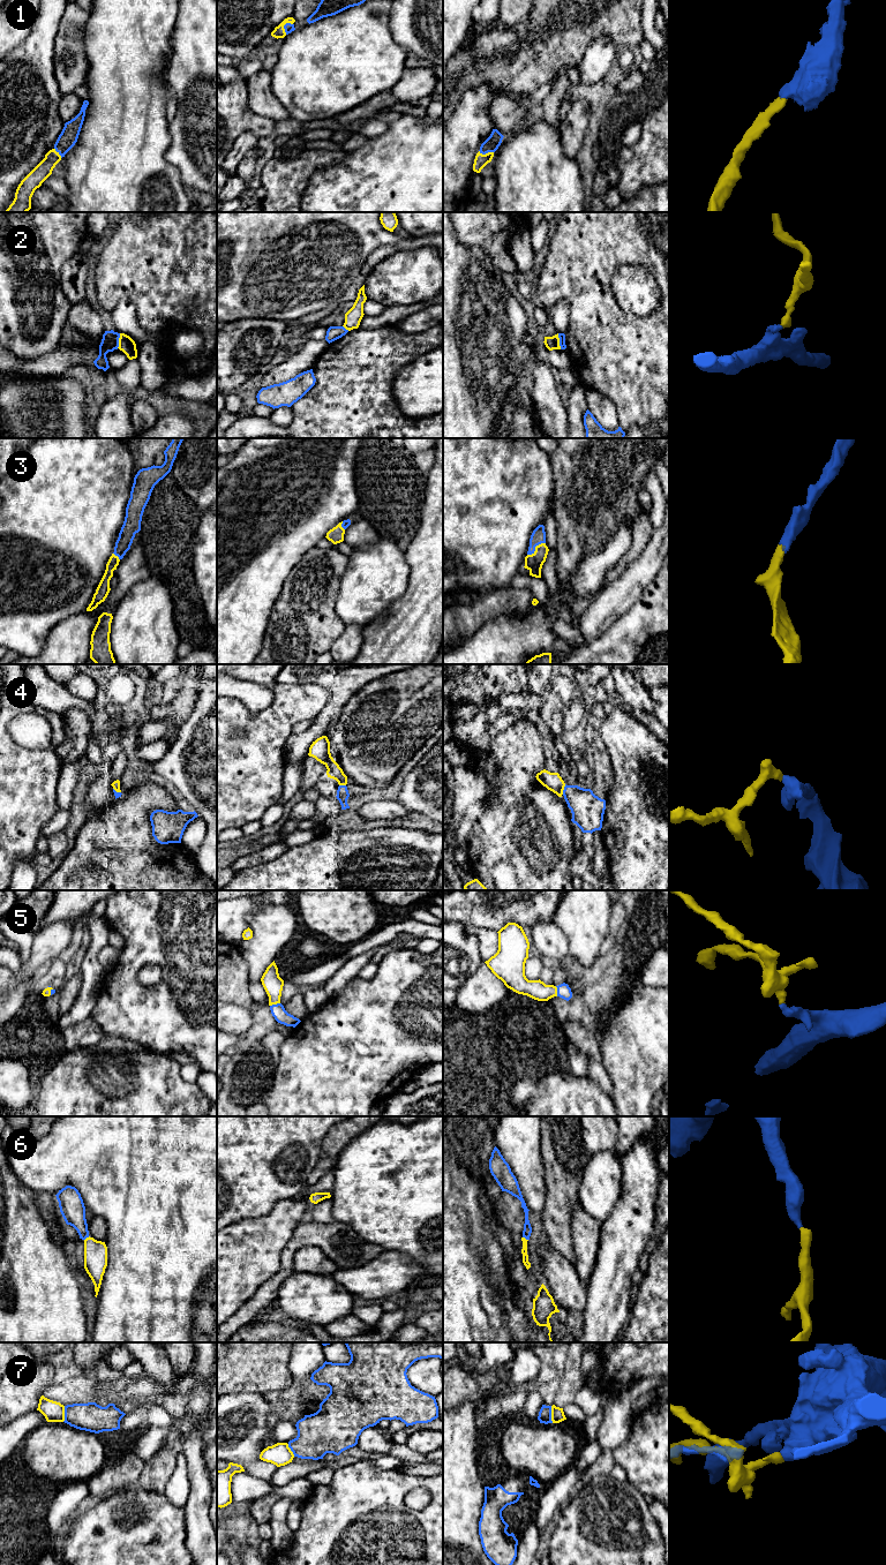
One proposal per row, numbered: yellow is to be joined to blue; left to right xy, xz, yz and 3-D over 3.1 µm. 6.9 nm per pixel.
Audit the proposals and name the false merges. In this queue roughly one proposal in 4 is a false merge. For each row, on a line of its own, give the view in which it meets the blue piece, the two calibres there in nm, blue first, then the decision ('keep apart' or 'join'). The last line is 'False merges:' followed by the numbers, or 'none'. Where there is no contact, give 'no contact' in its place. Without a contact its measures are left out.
1: contact in xz; calibres 70 and 80 nm; join
2: contact in yz; calibres 50 and 100 nm; keep apart
3: contact in yz; calibres 100 and 120 nm; join
4: contact in yz; calibres 220 and 120 nm; join
5: contact in xz; calibres 100 and 140 nm; join
6: contact in yz; calibres 60 and 50 nm; join
7: contact in yz; calibres 100 and 100 nm; keep apart
False merges: 2, 7

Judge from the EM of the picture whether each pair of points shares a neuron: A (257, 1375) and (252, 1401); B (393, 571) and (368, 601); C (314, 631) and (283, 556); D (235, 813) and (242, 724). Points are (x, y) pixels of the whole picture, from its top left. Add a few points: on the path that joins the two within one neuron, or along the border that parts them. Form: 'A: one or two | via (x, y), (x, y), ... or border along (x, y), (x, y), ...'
A: two | border along (228, 1392), (261, 1392), (263, 1394)
B: one | via (387, 578), (370, 594)
C: two | border along (306, 551), (292, 569), (277, 597)
D: one | via (235, 791), (235, 781), (247, 769), (247, 746)

